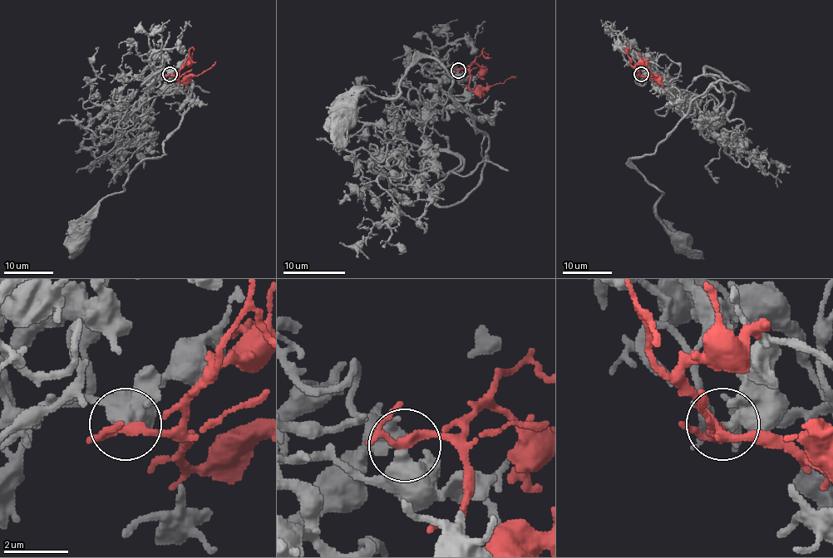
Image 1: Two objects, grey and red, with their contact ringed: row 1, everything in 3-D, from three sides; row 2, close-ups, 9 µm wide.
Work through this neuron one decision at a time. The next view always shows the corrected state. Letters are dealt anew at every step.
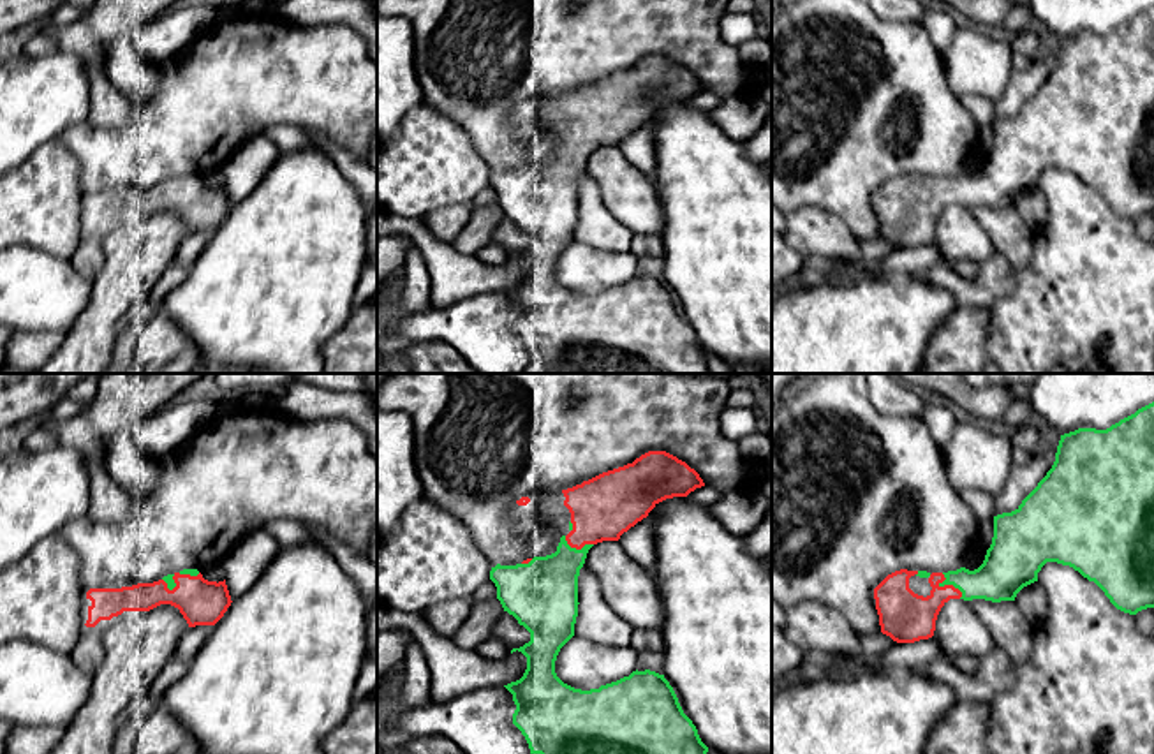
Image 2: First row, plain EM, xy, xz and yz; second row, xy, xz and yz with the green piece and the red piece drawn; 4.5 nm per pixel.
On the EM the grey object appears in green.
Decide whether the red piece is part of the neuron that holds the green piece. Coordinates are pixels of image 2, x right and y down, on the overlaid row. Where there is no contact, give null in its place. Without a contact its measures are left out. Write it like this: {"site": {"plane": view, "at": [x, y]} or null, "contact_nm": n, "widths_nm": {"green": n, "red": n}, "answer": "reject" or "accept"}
{"site": {"plane": "yz", "at": [950, 583]}, "contact_nm": 150, "widths_nm": {"green": 220, "red": 220}, "answer": "accept"}

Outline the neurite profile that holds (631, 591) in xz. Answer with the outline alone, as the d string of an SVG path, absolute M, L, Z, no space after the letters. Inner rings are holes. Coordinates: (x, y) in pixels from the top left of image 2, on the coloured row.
M618 541L594 544L585 566L599 578L606 604L634 631L662 631L664 606L657 581L625 555Z

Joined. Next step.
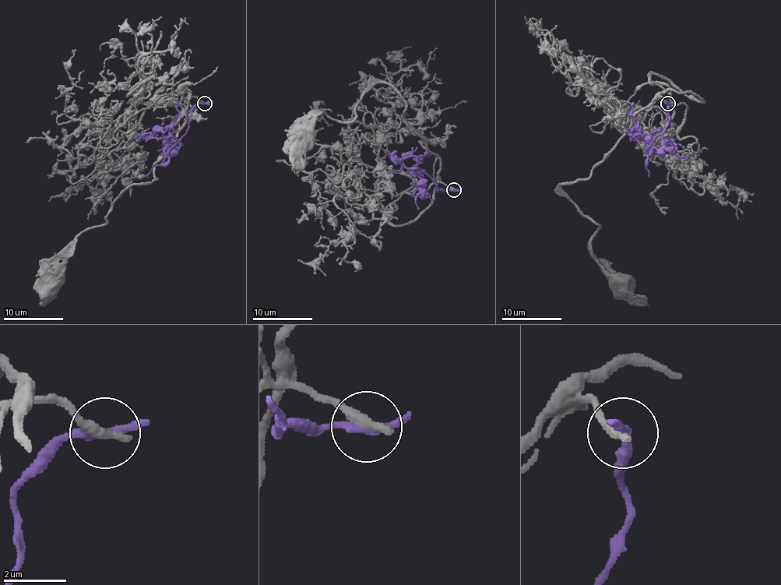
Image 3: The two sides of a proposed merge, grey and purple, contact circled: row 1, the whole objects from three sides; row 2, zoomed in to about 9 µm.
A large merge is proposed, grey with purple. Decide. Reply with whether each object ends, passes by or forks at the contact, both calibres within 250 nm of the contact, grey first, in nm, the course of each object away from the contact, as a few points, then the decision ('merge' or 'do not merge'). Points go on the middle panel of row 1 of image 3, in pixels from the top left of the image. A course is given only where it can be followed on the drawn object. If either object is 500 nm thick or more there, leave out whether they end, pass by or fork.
grey ends | purple passes by | 400/220 nm | grey via (453, 190), (387, 83), (363, 95), (351, 121), (321, 113), (294, 142) | purple via (453, 190), (437, 190), (437, 185), (425, 172), (418, 170), (418, 159), (415, 156), (392, 159), (384, 152) | merge

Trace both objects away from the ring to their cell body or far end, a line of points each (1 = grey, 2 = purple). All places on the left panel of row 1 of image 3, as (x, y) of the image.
1: (204, 103), (189, 97), (184, 127), (154, 166), (156, 179), (131, 185), (106, 222), (76, 238), (45, 286)
2: (204, 103), (198, 103), (188, 114), (188, 130), (176, 142), (169, 142), (169, 135), (166, 137), (135, 137)

